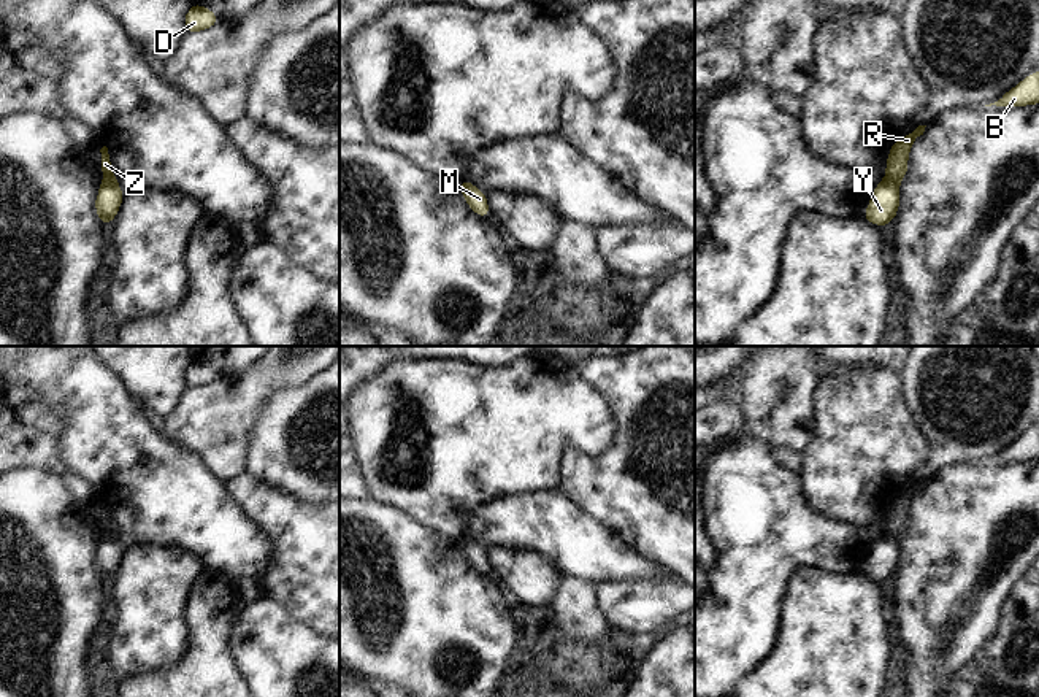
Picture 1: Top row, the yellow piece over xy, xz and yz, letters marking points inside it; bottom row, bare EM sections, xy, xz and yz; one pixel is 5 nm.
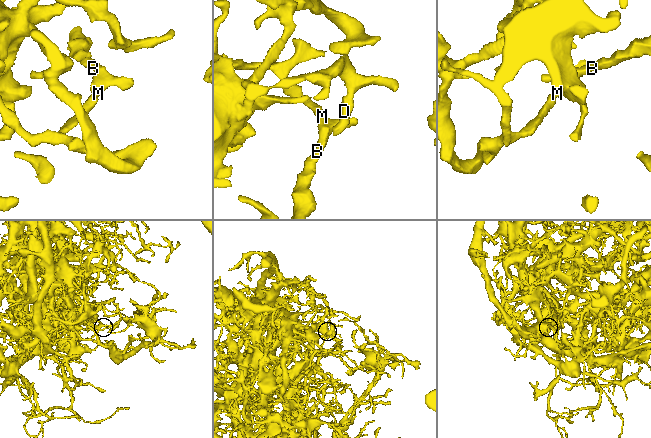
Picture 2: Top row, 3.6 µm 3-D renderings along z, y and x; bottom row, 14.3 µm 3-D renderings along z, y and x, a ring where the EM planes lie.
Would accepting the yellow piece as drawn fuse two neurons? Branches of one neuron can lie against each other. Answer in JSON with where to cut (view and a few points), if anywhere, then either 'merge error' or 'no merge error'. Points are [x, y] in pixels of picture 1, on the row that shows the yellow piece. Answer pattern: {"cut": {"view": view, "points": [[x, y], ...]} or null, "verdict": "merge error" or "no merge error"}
{"cut": {"view": "xy", "points": [[105, 178], [116, 184]]}, "verdict": "merge error"}

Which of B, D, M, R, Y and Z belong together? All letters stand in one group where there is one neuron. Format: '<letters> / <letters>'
B M R Z / D Y

